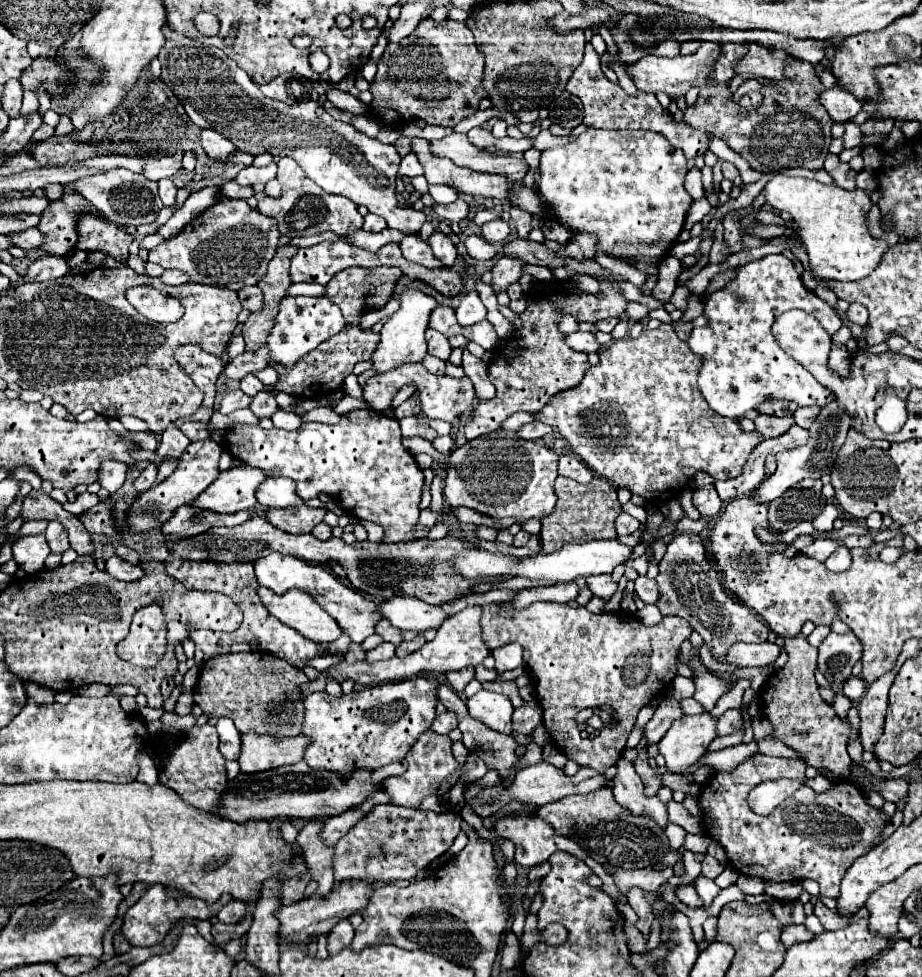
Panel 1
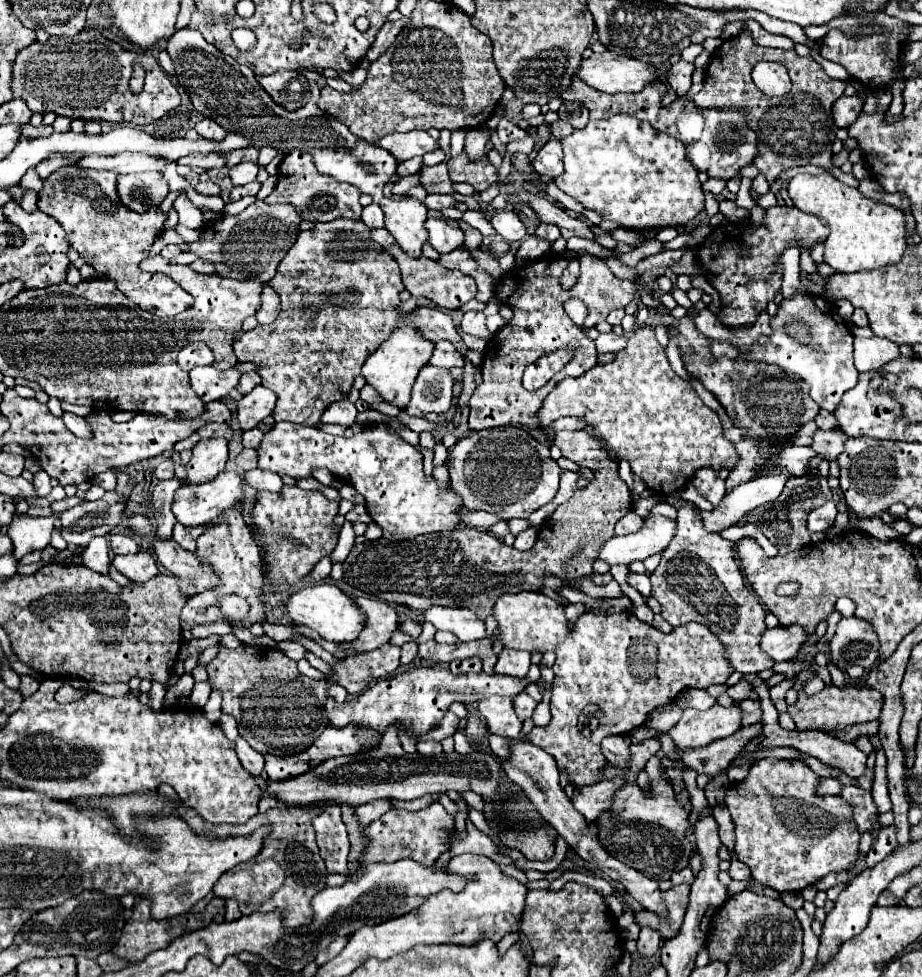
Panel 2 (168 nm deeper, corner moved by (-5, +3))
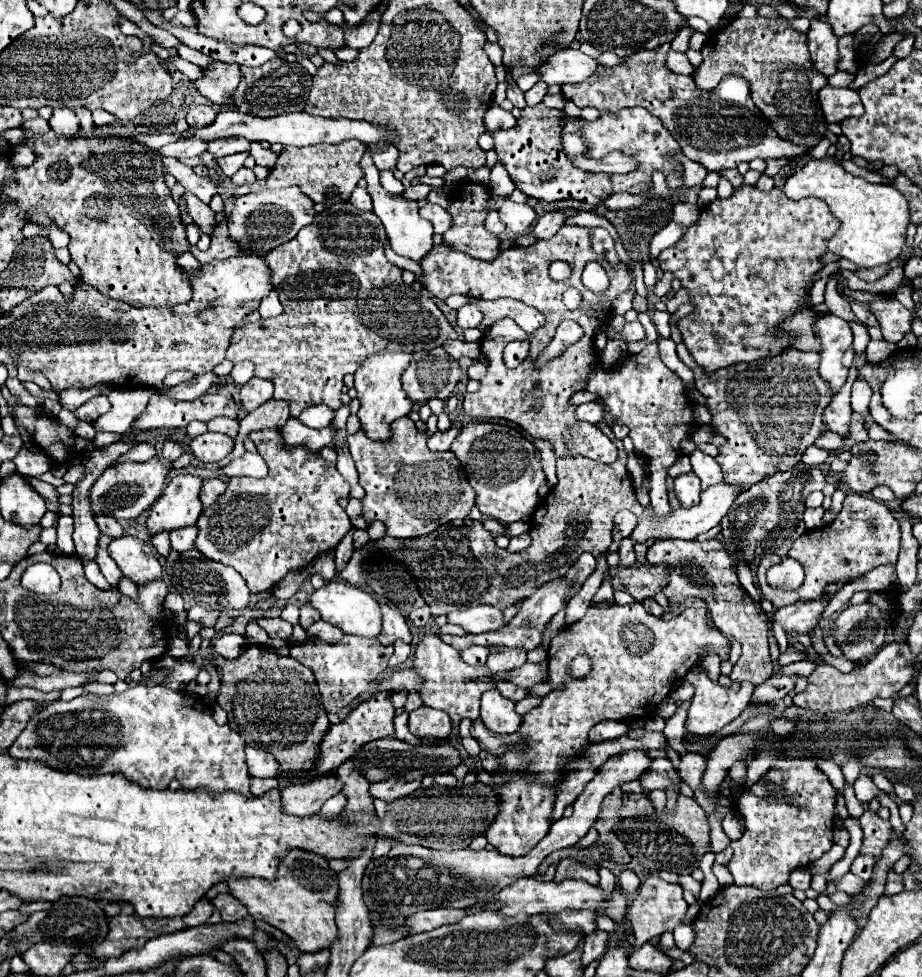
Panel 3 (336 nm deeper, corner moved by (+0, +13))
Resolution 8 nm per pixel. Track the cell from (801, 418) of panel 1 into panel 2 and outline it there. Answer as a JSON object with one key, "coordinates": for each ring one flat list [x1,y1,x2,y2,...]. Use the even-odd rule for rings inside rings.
{"coordinates":[[819,410,819,414,815,416,815,424,817,424,821,430,833,430,833,428,835,428,835,416,833,416,833,412]]}

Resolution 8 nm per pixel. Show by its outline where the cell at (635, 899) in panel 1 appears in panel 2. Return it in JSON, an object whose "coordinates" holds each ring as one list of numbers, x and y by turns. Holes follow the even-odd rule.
{"coordinates":[[643,926,639,932,639,938,637,938,639,954,641,956,653,956,659,950,659,946,661,946,661,936,657,934,657,930]]}

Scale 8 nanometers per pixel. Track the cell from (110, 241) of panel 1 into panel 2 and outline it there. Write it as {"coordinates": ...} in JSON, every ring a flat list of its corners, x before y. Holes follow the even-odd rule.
{"coordinates":[[63,170,63,174,53,172,47,180,43,180,43,190,39,192,39,210,53,216,67,232,71,246,81,254,81,258,85,258,97,270,97,274,113,278,117,282,119,290,123,290,123,294,129,294,129,298,139,308,149,310,157,316,177,316,191,308,193,296,187,294,169,276,139,270,139,262,147,256,147,252,151,250,151,244,161,234,163,222,167,216,161,214,159,208,149,210,147,214,135,214,135,212,127,210,115,194,115,172,105,172,105,170]]}

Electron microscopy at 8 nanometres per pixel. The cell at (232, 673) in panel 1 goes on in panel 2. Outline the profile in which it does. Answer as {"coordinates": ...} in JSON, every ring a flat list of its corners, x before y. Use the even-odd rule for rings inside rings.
{"coordinates":[[241,644,235,650,219,648,217,658,207,664,207,682,213,690,221,690,223,694,223,712,231,714,237,720,239,736,247,738,251,748,259,750,261,754,269,752,275,756,283,754,297,754,311,746,315,738,327,728,327,716,323,714,323,702,327,700,327,682,325,680,311,680,299,674,297,664,287,658,277,648,263,648,263,646,245,646]]}

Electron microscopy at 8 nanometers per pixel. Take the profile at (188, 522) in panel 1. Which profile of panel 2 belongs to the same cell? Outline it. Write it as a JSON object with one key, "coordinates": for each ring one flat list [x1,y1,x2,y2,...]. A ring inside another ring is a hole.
{"coordinates":[[175,524,173,528,173,540,185,548,185,550,195,550,195,540,207,530,209,524,201,524,201,526,183,526,183,524]]}

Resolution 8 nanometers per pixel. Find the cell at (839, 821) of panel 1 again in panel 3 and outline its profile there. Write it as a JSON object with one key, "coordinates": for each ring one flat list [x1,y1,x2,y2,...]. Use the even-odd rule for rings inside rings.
{"coordinates":[[798,760,798,766,788,770,770,770,758,784,744,788,738,796,738,812,744,820,744,834,740,840,732,842,734,858,728,864,728,870,734,876,734,884,738,886,754,886,762,890,776,890,782,884,788,884,788,874,796,868,808,866,818,860,824,852,834,844,832,826,834,826,834,804,836,804,836,788,830,784,824,772,820,772,812,760]]}

